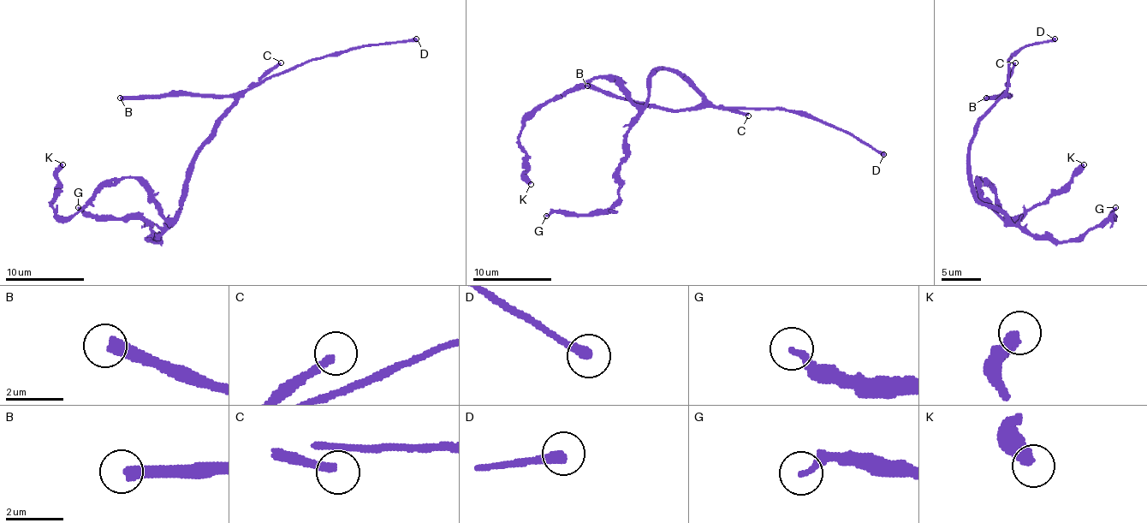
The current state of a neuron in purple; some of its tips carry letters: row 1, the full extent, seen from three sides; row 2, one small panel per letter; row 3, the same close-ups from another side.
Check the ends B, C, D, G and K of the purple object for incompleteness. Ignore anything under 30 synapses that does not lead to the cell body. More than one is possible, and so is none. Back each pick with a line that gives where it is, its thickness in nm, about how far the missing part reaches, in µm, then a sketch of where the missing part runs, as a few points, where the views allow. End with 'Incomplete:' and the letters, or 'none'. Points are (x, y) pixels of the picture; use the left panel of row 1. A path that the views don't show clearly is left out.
B: (120, 98) | 400 nm | 100 µm
Incomplete: B

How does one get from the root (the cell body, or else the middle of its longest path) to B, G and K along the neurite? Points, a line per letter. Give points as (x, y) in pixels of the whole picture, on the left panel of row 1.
B: (187, 180), (188, 166), (198, 146), (210, 134), (216, 119), (234, 101), (234, 98), (120, 98)
G: (187, 180), (181, 213), (155, 240), (151, 239), (151, 227), (143, 219), (90, 217), (78, 207)
K: (187, 180), (181, 210), (170, 219), (135, 178), (109, 180), (73, 216), (61, 217), (50, 199), (62, 164)

